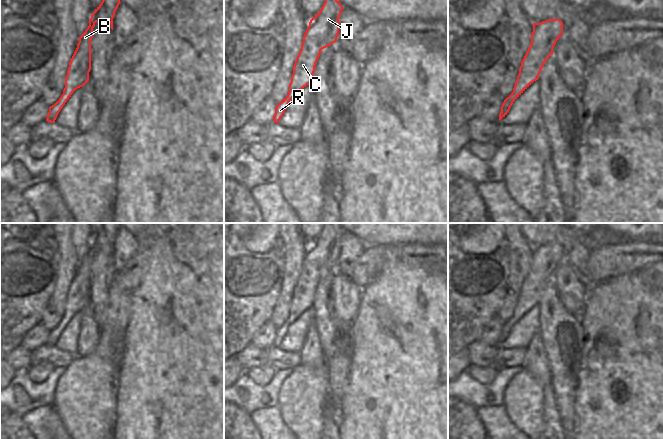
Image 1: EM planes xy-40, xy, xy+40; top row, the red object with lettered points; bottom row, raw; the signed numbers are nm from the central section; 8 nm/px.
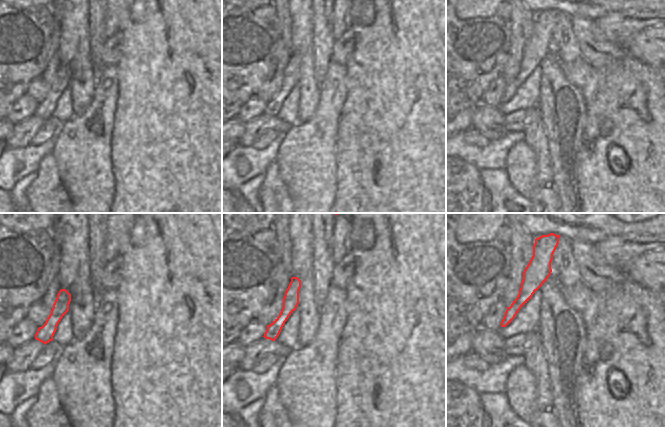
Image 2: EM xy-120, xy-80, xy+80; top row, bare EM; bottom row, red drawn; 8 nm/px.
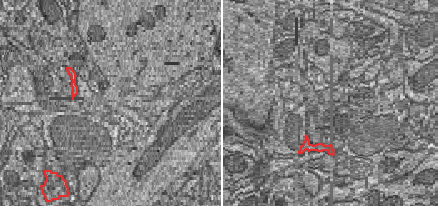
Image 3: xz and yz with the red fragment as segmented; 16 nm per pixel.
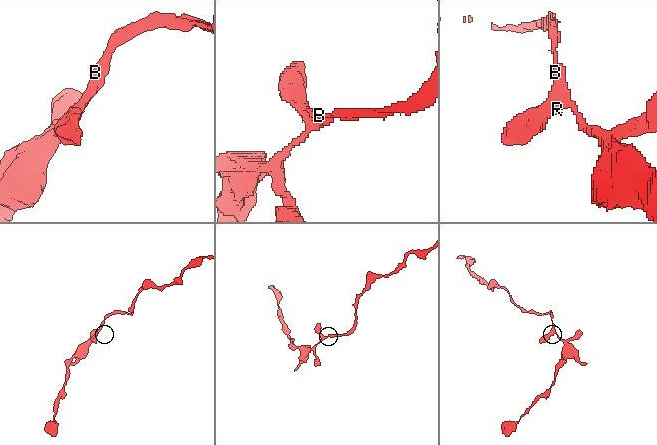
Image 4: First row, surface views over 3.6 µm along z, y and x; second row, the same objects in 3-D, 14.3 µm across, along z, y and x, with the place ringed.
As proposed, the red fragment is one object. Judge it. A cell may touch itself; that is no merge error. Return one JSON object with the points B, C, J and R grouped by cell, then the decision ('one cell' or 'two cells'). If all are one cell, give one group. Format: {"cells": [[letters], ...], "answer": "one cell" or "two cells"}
{"cells": [["B", "C", "J", "R"]], "answer": "one cell"}

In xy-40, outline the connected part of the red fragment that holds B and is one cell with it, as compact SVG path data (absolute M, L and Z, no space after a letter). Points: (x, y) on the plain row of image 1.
M103 223L101 228L92 237L89 244L89 250L79 261L77 272L69 286L63 318L54 329L49 331L46 345L55 347L59 336L73 316L76 313L83 311L89 305L93 252L96 246L109 246L111 248L111 253L113 254L113 242L120 227L119 223Z

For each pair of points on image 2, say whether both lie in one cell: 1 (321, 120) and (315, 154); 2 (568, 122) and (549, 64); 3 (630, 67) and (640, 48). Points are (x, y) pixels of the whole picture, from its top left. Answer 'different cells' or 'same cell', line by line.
1: same cell
2: same cell
3: different cells

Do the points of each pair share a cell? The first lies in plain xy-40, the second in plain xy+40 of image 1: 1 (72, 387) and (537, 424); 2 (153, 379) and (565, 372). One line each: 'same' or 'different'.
1: same
2: different

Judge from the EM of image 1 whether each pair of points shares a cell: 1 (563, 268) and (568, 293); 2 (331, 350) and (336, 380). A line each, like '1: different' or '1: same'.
1: same
2: same

